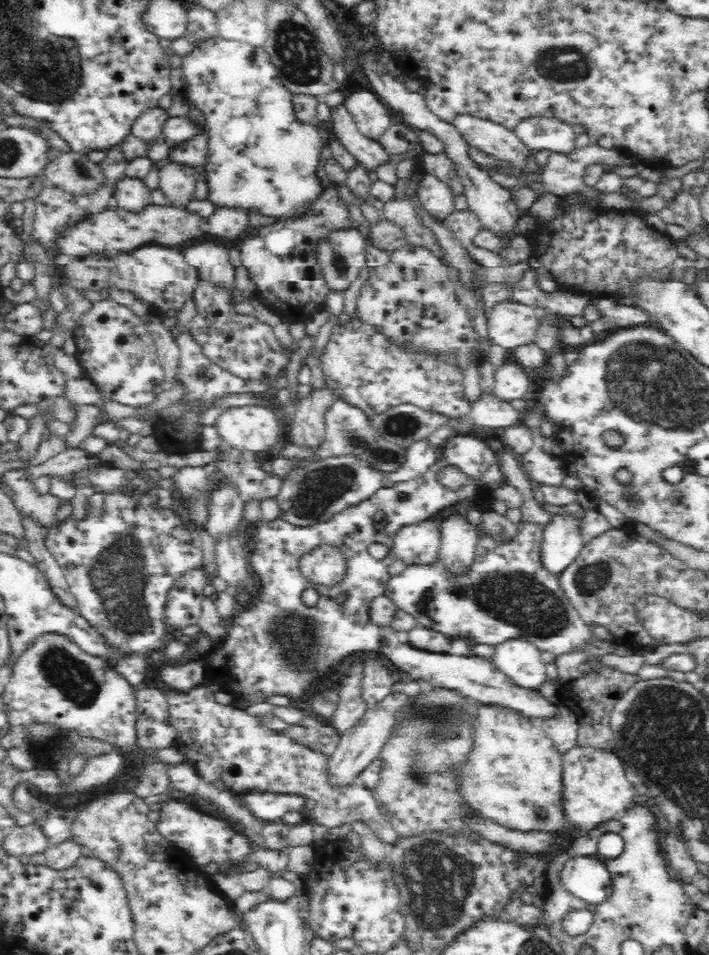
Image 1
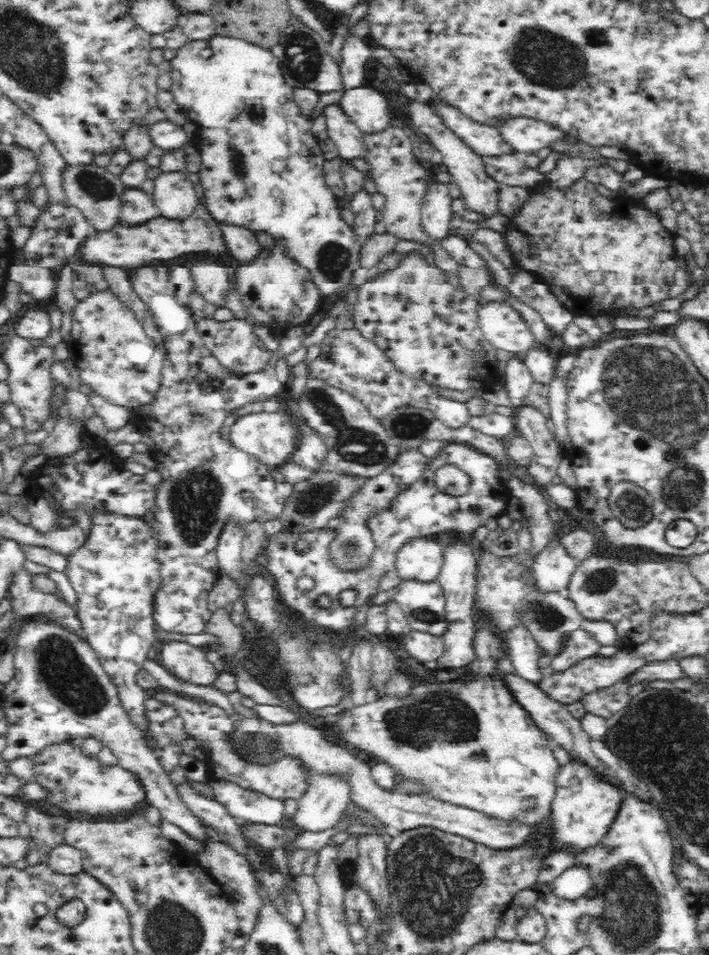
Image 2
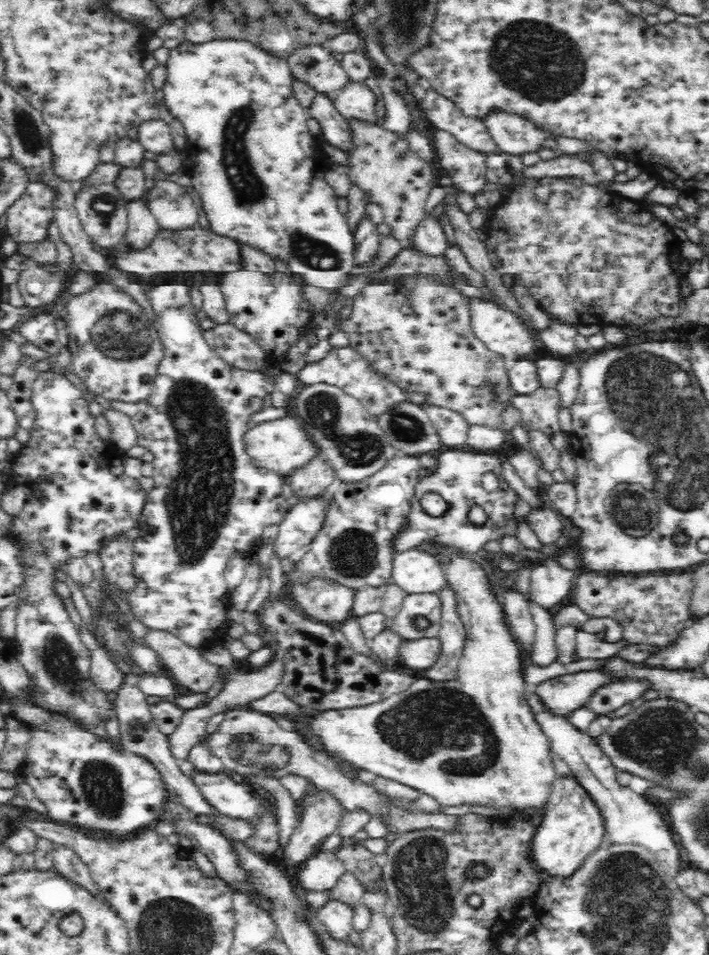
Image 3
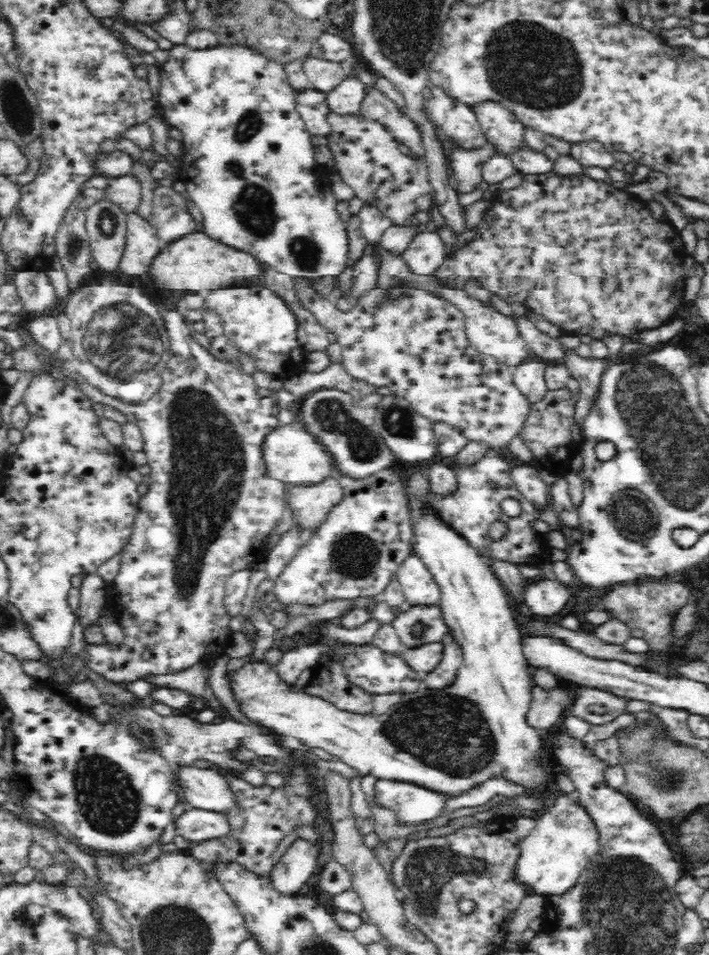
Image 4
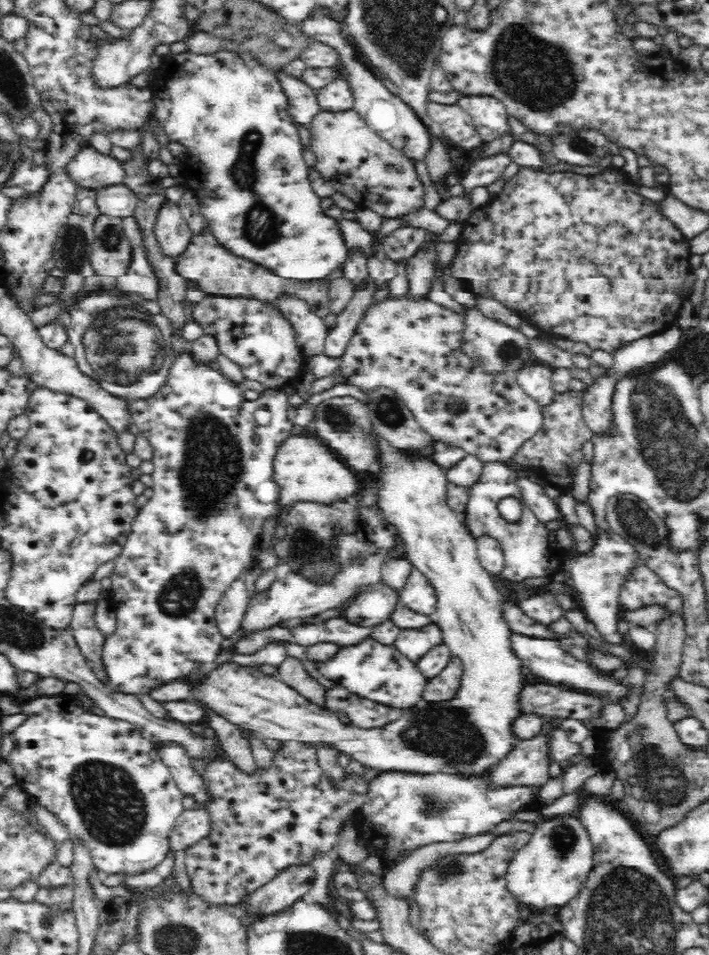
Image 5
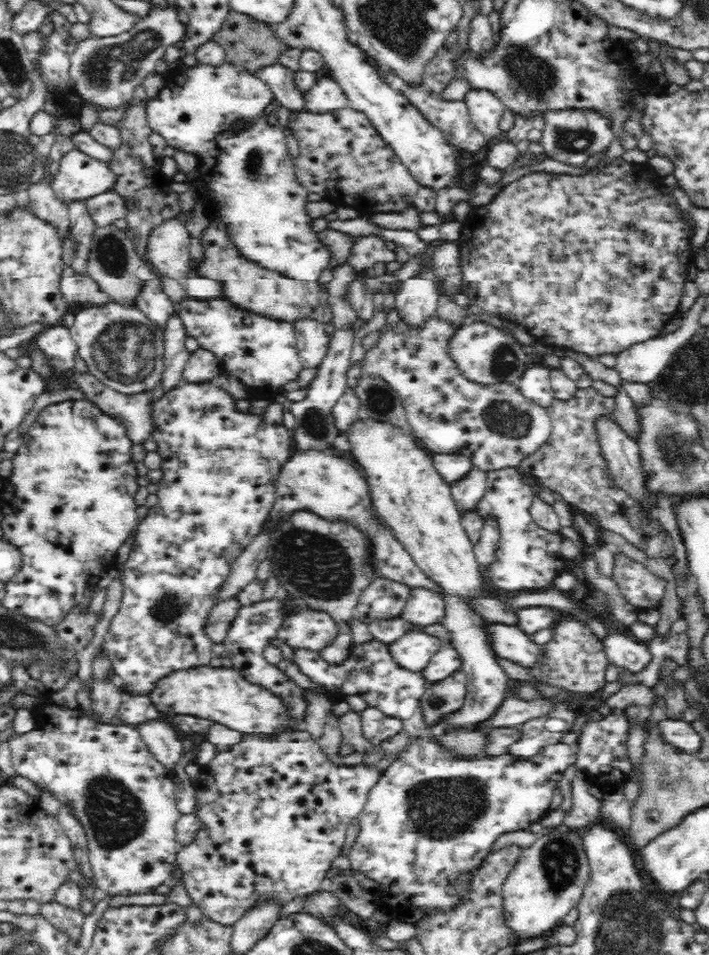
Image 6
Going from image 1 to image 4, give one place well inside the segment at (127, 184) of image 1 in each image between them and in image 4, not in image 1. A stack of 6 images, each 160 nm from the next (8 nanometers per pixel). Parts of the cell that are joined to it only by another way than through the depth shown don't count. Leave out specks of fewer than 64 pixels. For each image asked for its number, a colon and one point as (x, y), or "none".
2: (138, 207)
3: (142, 226)
4: (142, 243)

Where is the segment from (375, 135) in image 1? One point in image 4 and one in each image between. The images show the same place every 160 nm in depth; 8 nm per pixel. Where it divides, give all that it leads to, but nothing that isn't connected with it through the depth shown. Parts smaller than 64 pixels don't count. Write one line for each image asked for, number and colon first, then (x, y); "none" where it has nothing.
2: (368, 109)
3: (356, 100)
4: (346, 99)

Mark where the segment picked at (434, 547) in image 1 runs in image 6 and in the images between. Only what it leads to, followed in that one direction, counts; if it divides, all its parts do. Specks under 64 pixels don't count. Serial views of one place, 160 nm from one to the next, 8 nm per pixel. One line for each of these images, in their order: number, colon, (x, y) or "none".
2: (420, 558)
3: (418, 570)
4: (419, 587)
5: (418, 594)
6: (424, 605)

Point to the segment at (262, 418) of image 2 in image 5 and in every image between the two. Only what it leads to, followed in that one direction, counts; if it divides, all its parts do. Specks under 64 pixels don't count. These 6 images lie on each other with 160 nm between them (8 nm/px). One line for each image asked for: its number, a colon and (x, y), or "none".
3: (282, 445)
4: (290, 453)
5: (304, 469)

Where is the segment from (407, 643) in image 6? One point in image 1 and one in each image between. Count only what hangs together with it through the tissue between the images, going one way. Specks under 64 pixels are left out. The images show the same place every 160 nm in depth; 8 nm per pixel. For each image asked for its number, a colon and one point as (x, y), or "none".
1: (506, 592)
2: (423, 602)
3: (420, 615)
4: (416, 624)
5: (413, 642)

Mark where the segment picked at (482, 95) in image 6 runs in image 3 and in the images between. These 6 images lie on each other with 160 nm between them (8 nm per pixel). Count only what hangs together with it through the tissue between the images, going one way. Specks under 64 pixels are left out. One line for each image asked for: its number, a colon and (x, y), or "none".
3: (513, 133)
4: (505, 132)
5: (490, 117)

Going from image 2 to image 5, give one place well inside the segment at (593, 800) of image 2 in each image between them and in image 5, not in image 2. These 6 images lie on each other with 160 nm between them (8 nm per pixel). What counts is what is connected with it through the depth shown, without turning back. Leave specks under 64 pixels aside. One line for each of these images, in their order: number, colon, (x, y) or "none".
3: (572, 828)
4: (565, 838)
5: (548, 871)

